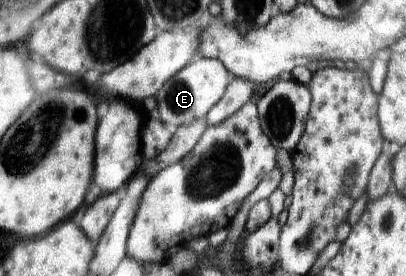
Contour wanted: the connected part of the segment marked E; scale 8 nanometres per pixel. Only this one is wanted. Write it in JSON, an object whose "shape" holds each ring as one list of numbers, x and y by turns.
{"shape":[[196,53,196,57,192,57,191,62,180,69,155,94,161,121,177,129,206,117,210,110,219,104,224,93,227,92,228,80,230,80,228,71,223,62,220,62,220,59,200,58]]}

